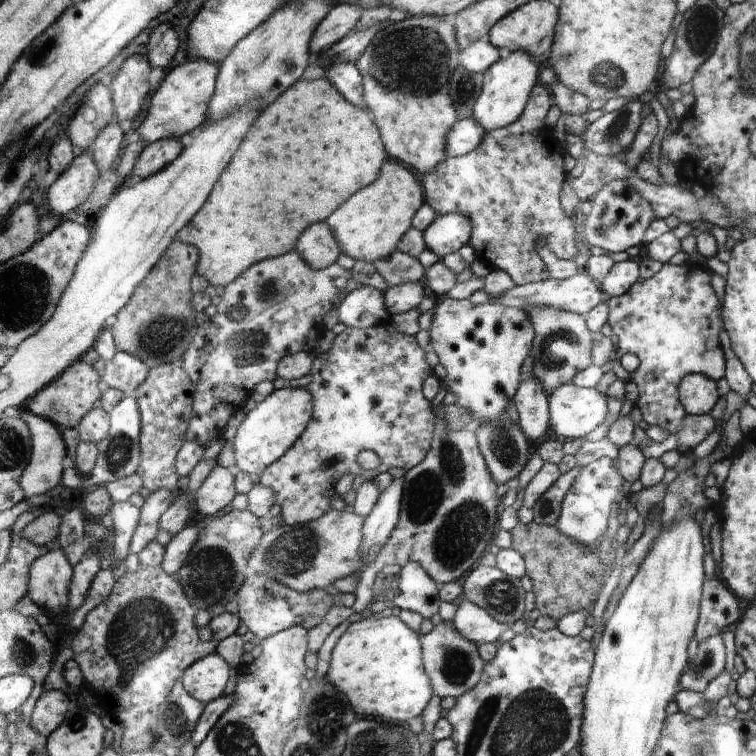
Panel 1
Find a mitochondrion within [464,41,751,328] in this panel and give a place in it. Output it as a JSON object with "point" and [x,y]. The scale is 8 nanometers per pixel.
{"point":[605,78]}

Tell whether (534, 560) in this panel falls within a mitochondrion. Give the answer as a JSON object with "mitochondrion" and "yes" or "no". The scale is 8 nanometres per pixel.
{"mitochondrion":"no"}

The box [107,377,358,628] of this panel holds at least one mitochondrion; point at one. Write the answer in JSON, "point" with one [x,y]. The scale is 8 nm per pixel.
{"point":[292,553]}

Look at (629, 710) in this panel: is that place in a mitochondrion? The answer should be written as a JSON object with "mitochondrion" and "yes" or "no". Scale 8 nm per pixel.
{"mitochondrion":"no"}

